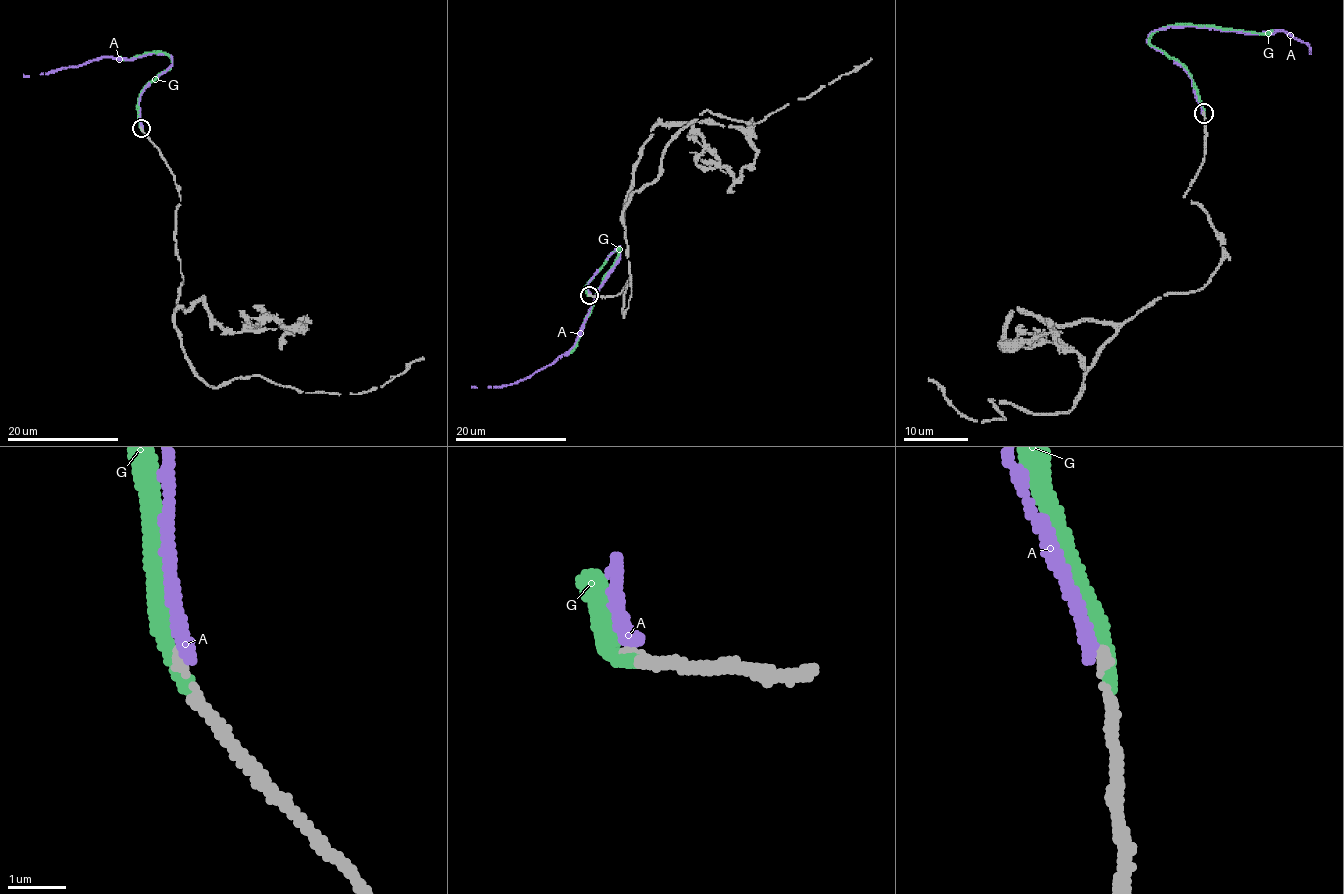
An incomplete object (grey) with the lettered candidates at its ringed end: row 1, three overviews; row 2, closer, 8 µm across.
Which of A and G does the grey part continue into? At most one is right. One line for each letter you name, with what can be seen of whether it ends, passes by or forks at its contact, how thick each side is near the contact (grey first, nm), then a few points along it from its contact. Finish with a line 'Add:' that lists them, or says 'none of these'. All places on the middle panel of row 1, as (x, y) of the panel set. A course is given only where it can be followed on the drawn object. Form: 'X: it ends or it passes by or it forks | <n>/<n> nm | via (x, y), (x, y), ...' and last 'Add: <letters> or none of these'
G: it ends | 200/240 nm | via (589, 296), (587, 283), (613, 252), (620, 250), (595, 296), (577, 344), (567, 354)
Add: G

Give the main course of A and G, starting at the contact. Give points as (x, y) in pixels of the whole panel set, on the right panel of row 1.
A: (1203, 112), (1188, 73), (1148, 41), (1153, 33), (1175, 26), (1285, 31), (1303, 41), (1309, 54)
G: (1204, 113), (1190, 73), (1154, 47), (1149, 42), (1151, 36), (1170, 25), (1204, 25), (1261, 33), (1272, 29)

